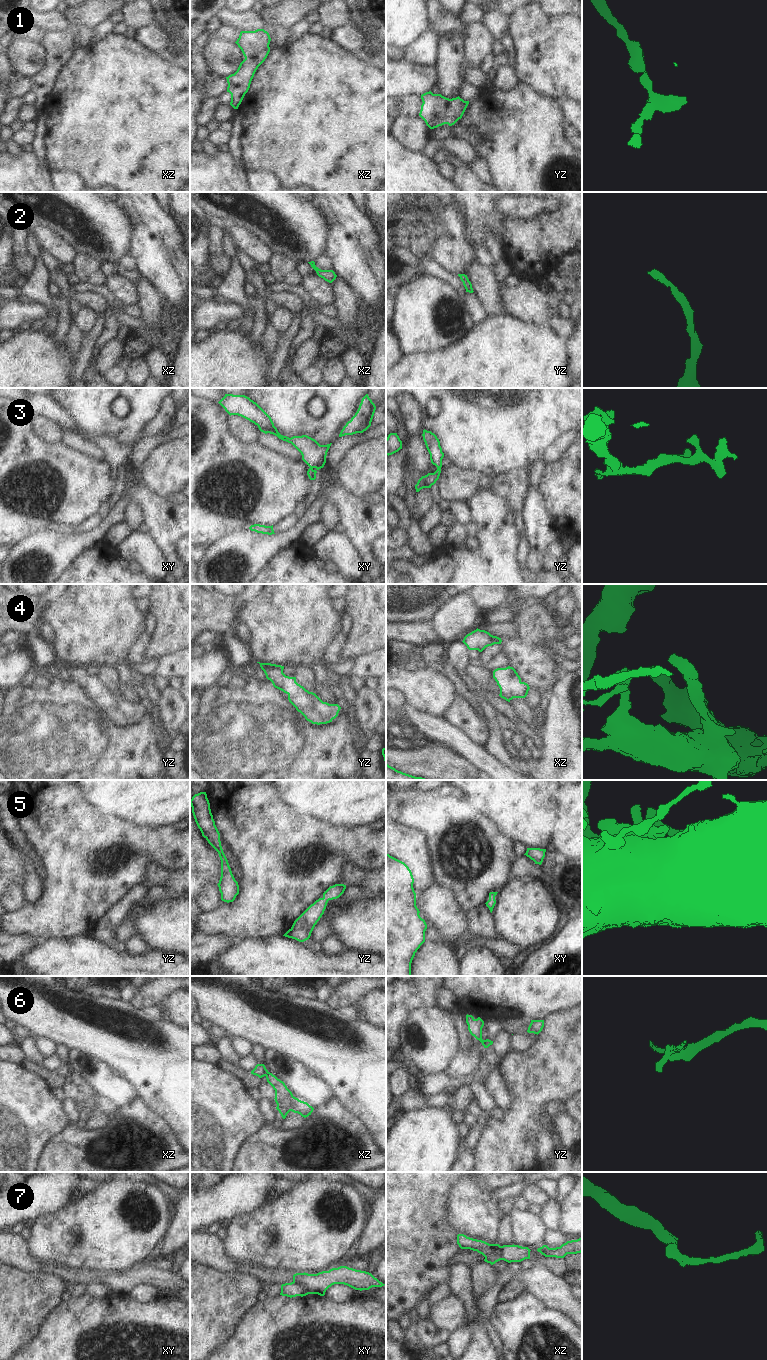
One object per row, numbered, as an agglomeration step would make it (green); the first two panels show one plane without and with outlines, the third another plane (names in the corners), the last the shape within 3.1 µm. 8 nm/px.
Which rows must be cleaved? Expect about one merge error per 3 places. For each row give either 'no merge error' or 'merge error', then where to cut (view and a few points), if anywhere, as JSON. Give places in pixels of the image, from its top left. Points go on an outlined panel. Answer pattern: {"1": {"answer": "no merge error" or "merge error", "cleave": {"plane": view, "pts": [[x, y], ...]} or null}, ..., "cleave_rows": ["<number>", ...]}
{"1": {"answer": "no merge error", "cleave": null}, "2": {"answer": "no merge error", "cleave": null}, "3": {"answer": "no merge error", "cleave": null}, "4": {"answer": "no merge error", "cleave": null}, "5": {"answer": "no merge error", "cleave": null}, "6": {"answer": "merge error", "cleave": {"plane": "xz", "pts": [[268, 1072], [264, 1075]]}}, "7": {"answer": "merge error", "cleave": {"plane": "xy", "pts": [[293, 1281], [301, 1284], [309, 1293]]}}, "cleave_rows": ["6", "7"]}

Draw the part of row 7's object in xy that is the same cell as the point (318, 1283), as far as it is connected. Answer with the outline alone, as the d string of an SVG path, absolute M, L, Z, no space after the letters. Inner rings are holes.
M347 1266L332 1268L329 1271L322 1271L317 1274L296 1273L293 1275L293 1282L302 1284L309 1294L320 1296L324 1296L326 1290L334 1284L344 1284L360 1291L385 1285L371 1273Z

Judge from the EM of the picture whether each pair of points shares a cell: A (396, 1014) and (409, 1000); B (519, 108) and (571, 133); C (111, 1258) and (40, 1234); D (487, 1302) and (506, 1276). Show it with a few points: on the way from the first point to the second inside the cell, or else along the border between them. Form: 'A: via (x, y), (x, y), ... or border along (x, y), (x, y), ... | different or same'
A: via (398, 1011), (406, 1003) | same
B: border along (567, 123), (566, 137), (571, 144) | different
C: via (93, 1250), (70, 1250), (58, 1238) | same
D: via (490, 1296), (500, 1282) | same

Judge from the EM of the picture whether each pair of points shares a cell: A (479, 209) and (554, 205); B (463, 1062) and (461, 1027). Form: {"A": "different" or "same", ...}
{"A": "different", "B": "same"}

